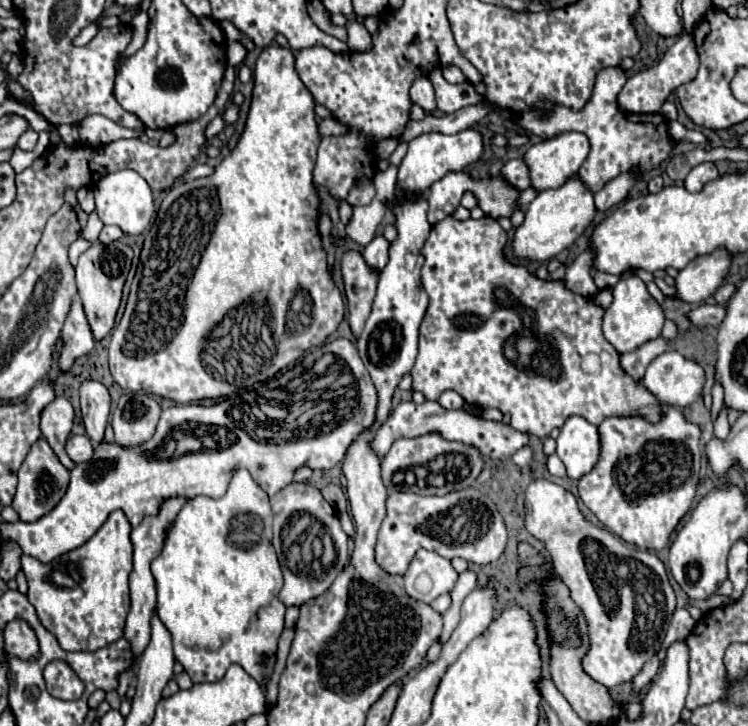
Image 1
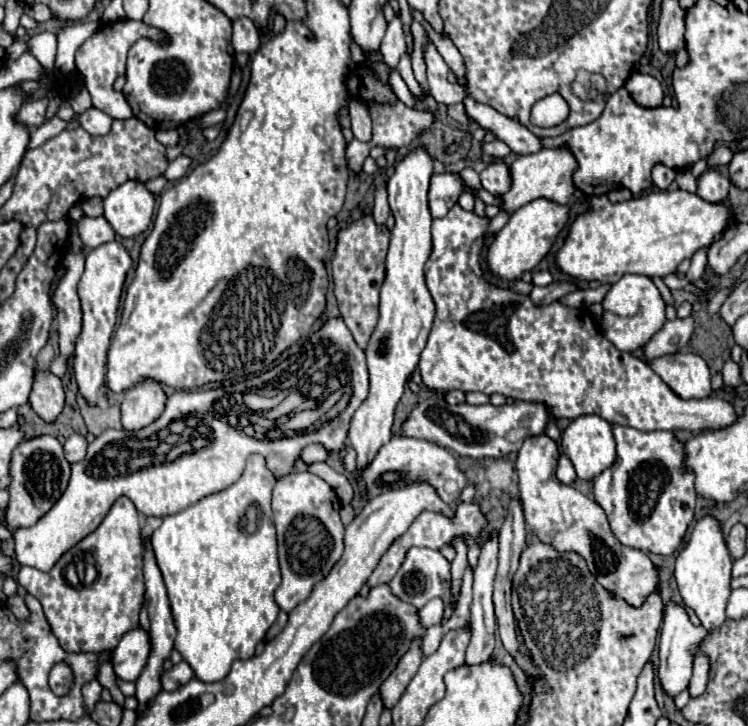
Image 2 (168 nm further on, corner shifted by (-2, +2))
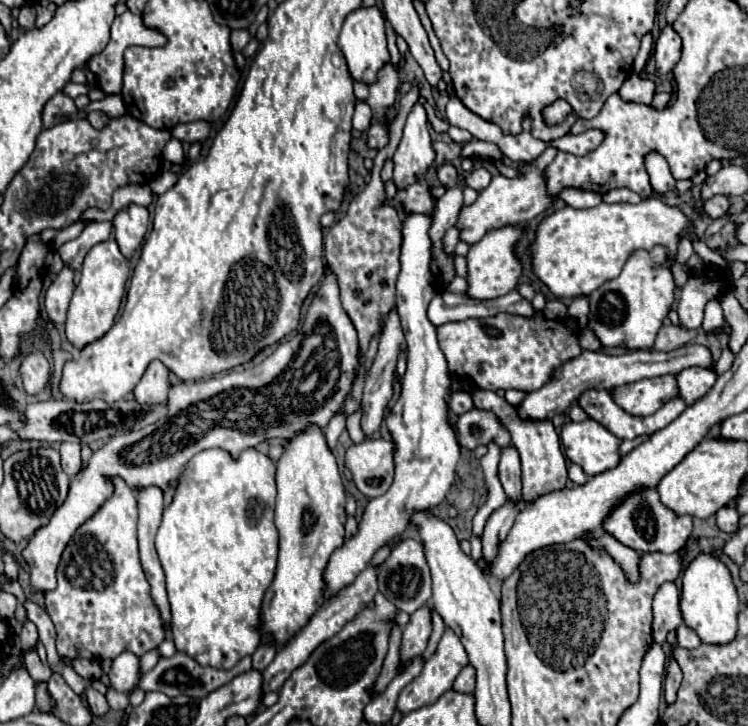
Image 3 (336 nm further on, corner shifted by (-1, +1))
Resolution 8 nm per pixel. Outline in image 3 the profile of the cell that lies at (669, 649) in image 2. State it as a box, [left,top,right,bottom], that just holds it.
[653,583,683,645]

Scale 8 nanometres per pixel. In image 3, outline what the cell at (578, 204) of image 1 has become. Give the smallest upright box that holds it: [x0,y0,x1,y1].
[467,225,525,299]

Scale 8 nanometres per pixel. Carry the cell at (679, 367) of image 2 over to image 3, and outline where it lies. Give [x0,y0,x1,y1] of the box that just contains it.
[675,367,717,405]

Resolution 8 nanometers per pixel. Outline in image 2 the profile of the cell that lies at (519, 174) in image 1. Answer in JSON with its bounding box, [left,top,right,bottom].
[480,162,510,194]

